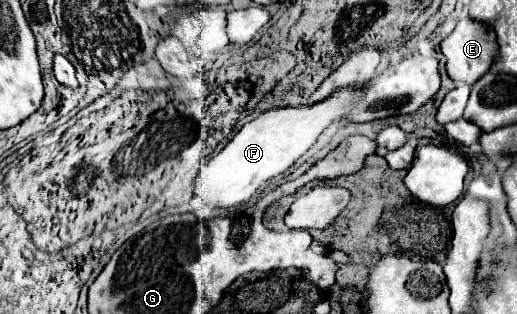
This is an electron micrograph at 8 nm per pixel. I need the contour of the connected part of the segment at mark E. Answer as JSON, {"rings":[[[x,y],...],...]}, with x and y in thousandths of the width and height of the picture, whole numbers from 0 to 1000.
{"rings":[[[903,54],[888,61],[880,99],[853,131],[853,162],[865,182],[865,232],[876,264],[915,271],[954,207],[957,156],[954,99]]]}

